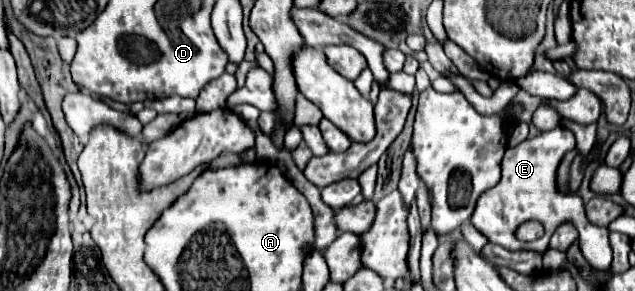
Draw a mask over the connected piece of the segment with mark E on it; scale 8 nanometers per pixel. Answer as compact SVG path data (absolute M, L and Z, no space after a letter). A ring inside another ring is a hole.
M562 126L550 130L550 132L540 132L532 140L524 140L522 144L508 148L504 158L502 158L502 180L492 188L486 190L474 208L472 214L472 224L488 236L490 242L500 244L506 250L538 250L544 252L548 248L548 240L556 226L572 222L580 234L580 248L586 250L586 260L598 268L606 270L612 264L612 250L608 242L608 228L594 226L586 220L584 214L584 202L580 196L570 196L570 194L560 194L556 190L556 168L560 164L560 158L568 152L574 150L576 140L574 134ZM526 220L538 220L544 226L544 236L534 240L534 242L520 242L516 238L516 230L522 222Z

